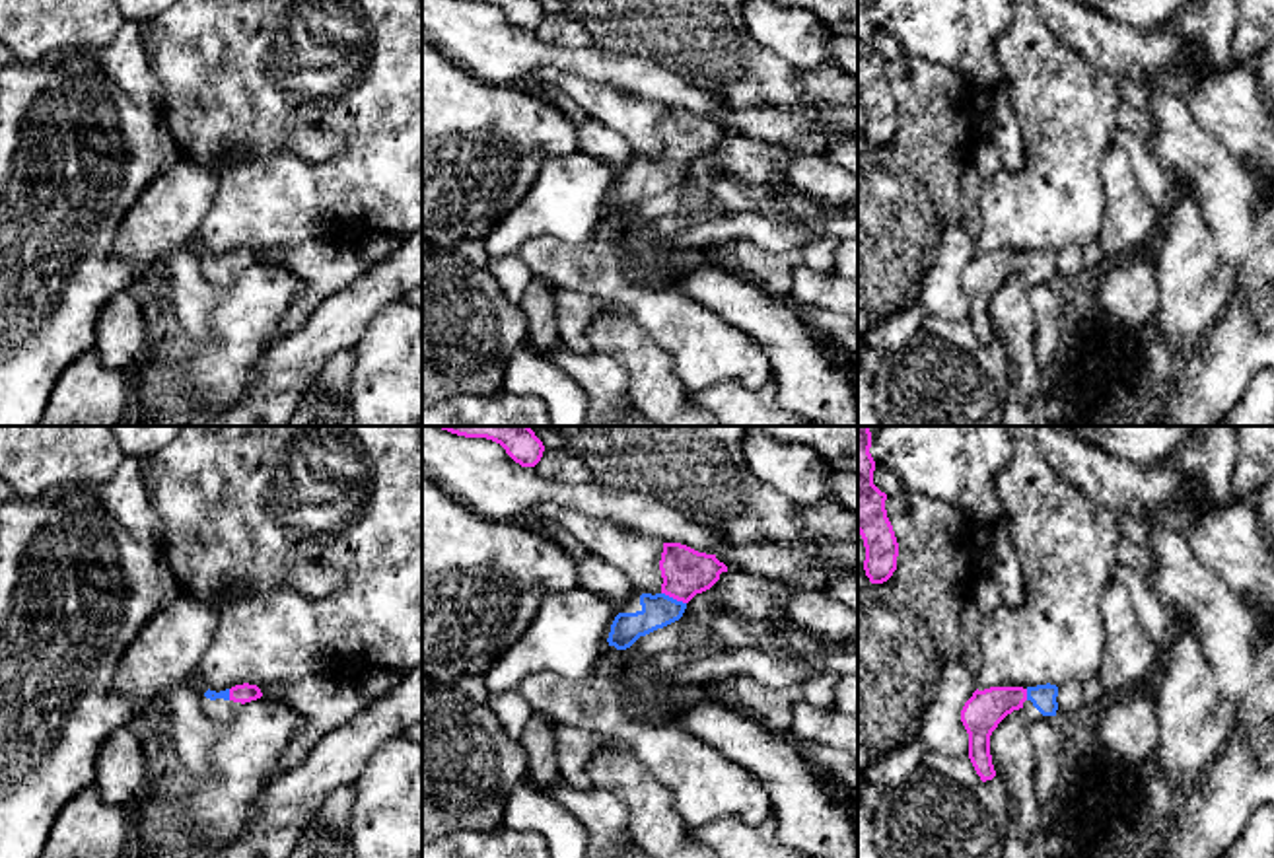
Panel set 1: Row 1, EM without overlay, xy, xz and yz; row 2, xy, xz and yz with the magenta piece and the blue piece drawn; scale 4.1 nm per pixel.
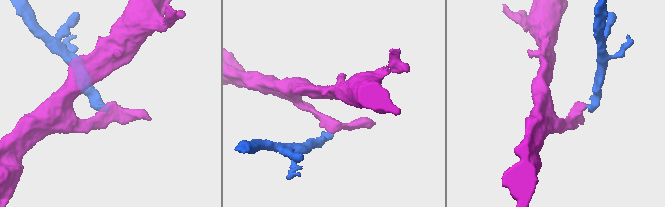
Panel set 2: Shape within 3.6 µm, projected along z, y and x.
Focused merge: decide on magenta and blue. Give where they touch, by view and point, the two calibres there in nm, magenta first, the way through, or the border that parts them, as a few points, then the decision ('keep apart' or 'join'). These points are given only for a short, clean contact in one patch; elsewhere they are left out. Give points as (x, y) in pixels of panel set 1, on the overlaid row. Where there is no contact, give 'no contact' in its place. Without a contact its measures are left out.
contact xz (673, 598); calibres 200 and 140 nm; way xz (685, 572), (673, 598), (660, 609); join

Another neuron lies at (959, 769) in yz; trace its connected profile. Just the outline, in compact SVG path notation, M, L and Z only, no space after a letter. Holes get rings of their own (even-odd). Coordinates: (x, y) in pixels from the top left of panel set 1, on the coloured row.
M924 751L922 767L941 772L969 788L978 788L982 782L973 767L969 755L947 757L947 755Z

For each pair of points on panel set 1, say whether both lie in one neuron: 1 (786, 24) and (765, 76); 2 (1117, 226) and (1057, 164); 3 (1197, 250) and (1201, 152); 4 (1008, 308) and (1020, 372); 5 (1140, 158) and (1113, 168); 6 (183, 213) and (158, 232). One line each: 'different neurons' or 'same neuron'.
1: different neurons
2: different neurons
3: different neurons
4: same neuron
5: different neurons
6: same neuron

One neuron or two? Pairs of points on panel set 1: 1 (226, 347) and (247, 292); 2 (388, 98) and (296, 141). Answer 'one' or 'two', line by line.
1: one
2: two

